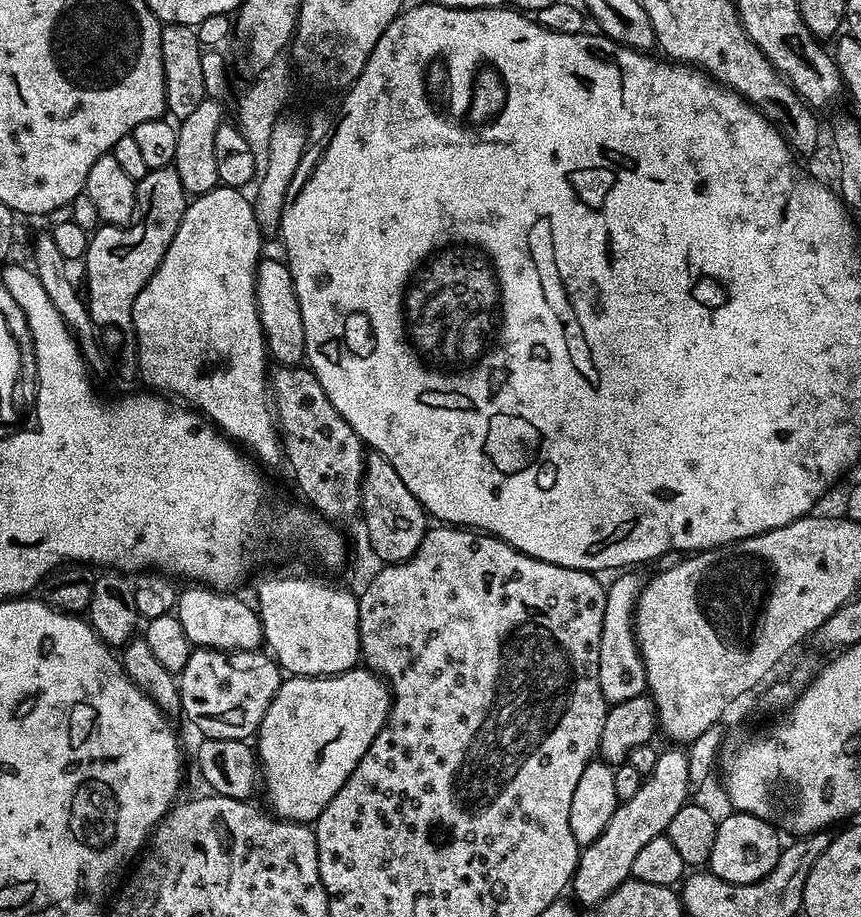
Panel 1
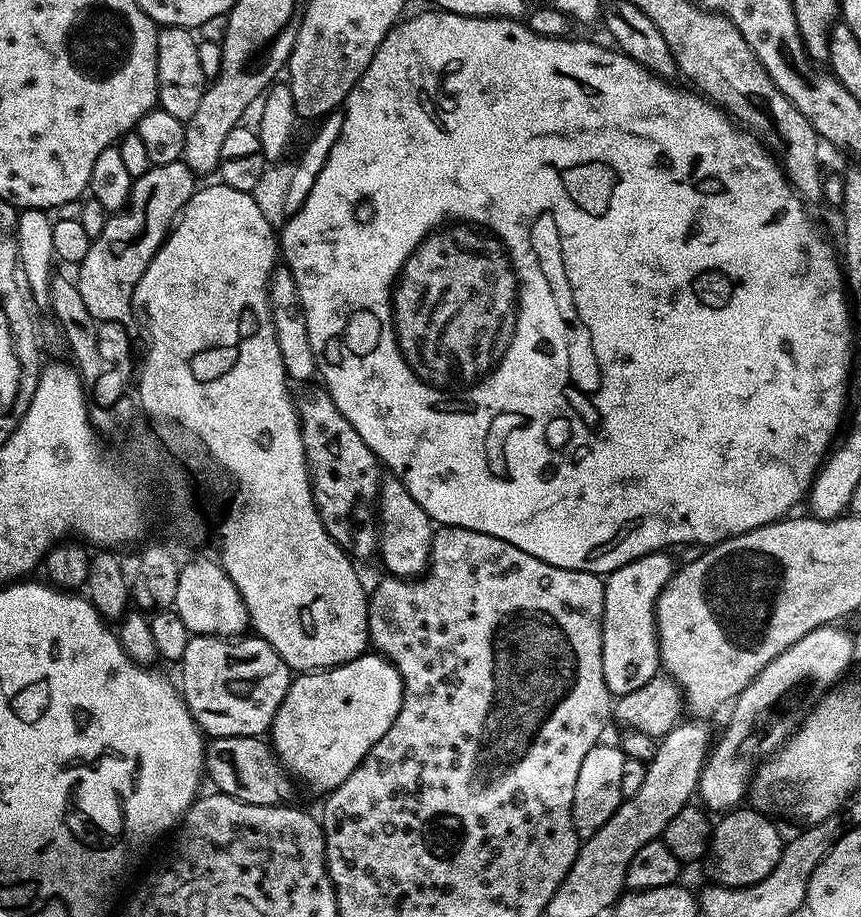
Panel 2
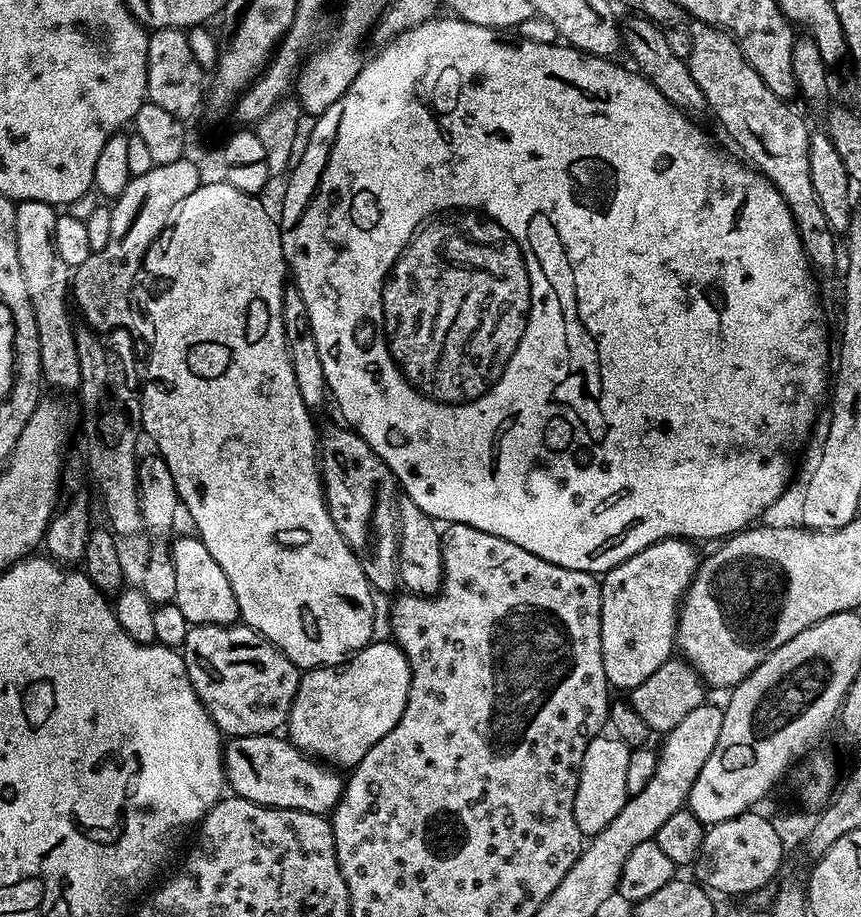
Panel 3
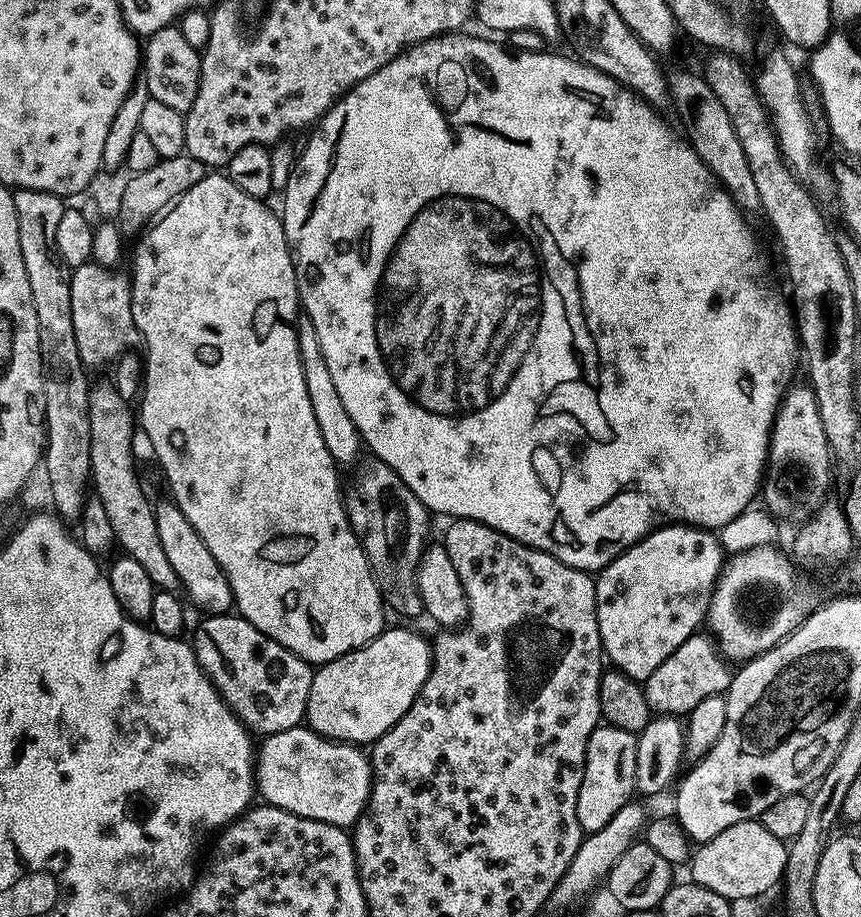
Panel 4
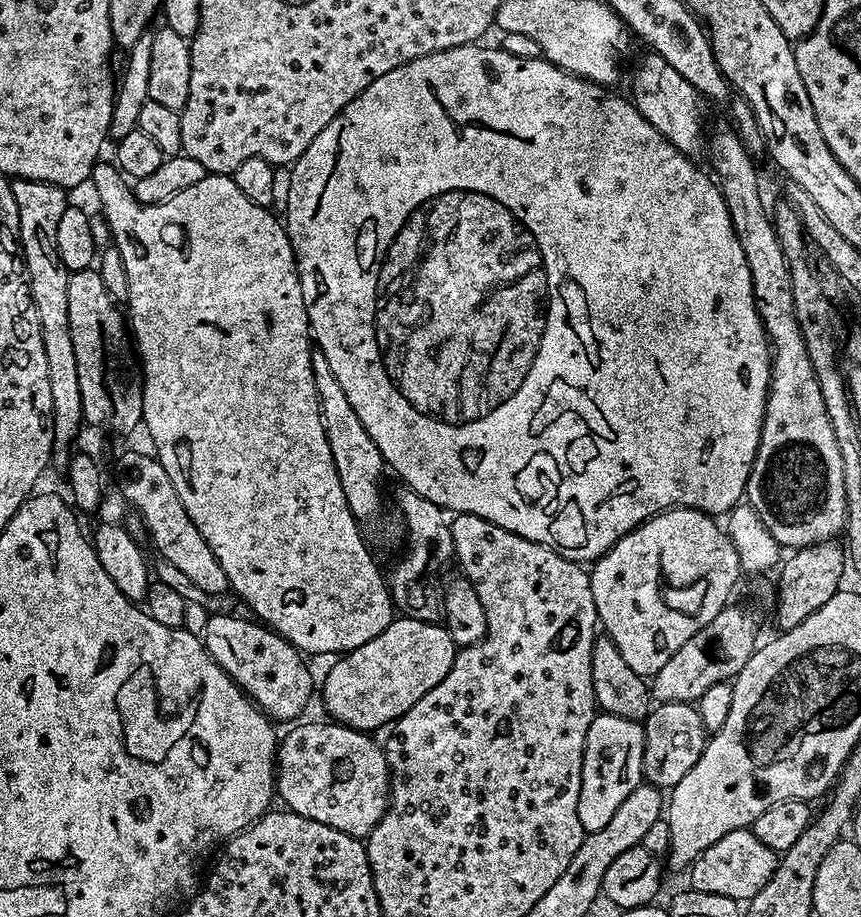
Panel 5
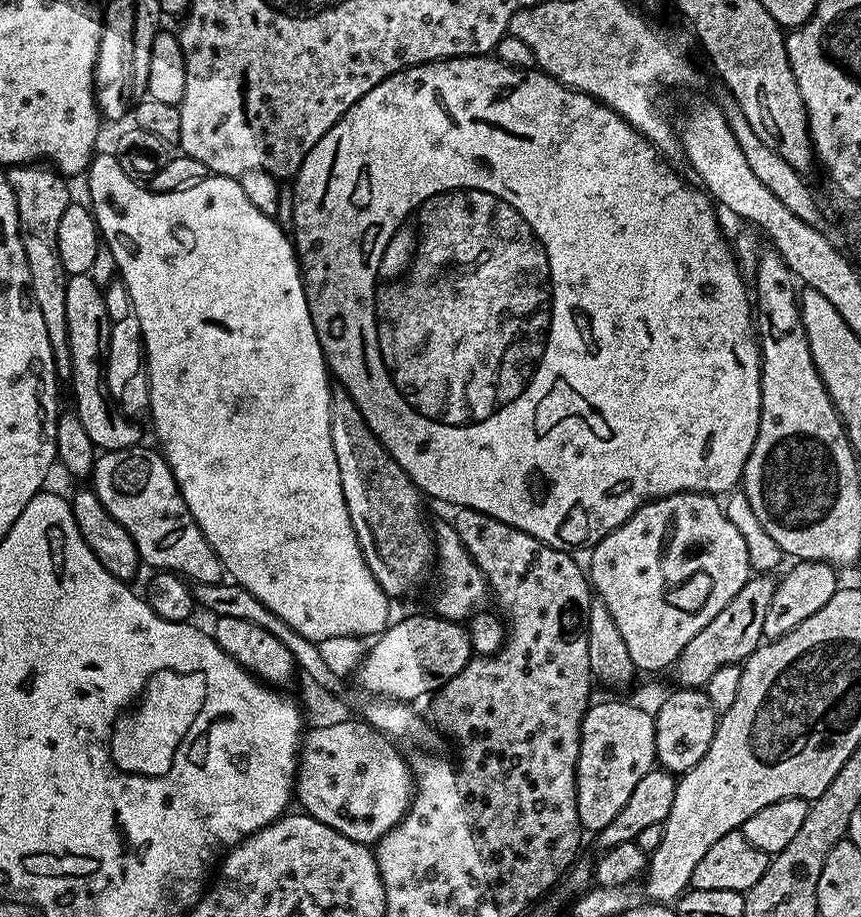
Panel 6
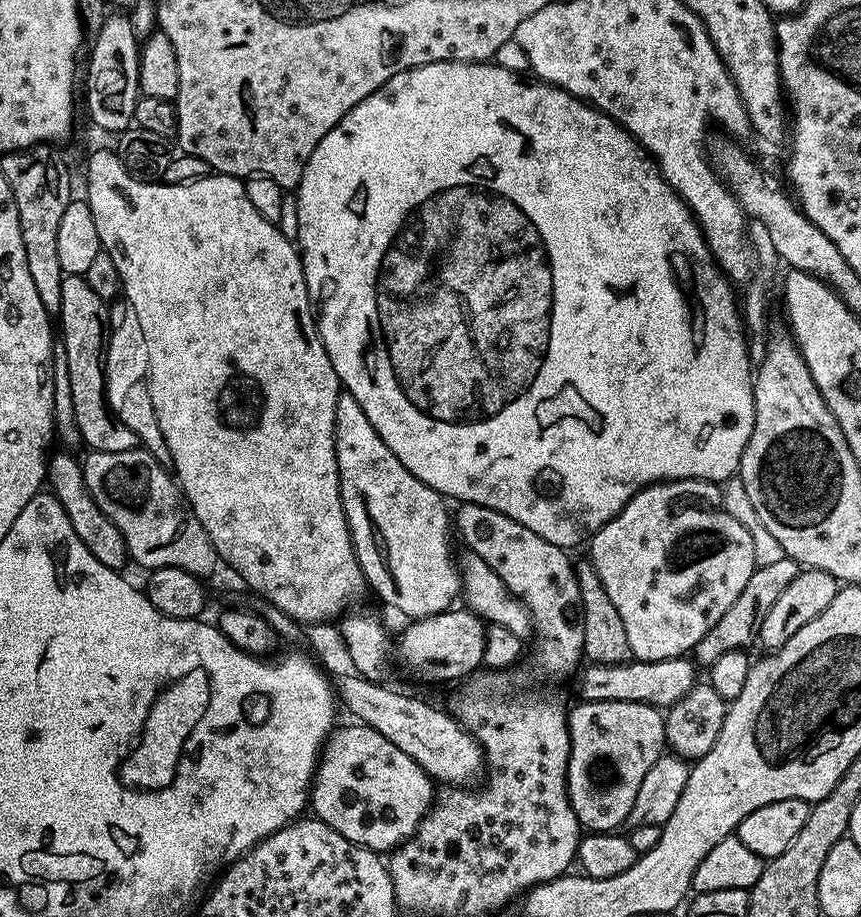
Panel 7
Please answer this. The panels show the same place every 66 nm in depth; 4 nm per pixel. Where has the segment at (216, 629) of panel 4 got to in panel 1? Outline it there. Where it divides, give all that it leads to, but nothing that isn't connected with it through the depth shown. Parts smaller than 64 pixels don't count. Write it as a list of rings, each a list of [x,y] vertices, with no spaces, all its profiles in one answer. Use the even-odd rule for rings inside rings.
[[[193,647],[186,666],[178,673],[180,711],[183,719],[188,719],[201,732],[201,737],[248,740],[260,729],[266,706],[270,706],[274,694],[280,689],[281,679],[282,669],[267,651],[219,652],[213,648]]]

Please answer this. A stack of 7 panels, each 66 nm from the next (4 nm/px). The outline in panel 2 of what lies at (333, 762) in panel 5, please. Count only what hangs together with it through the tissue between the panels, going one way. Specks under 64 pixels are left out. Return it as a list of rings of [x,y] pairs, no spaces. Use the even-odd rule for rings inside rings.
[[[217,736],[207,741],[204,749],[204,769],[212,788],[227,796],[251,804],[279,804],[287,801],[293,781],[280,765],[267,739],[258,736]]]

